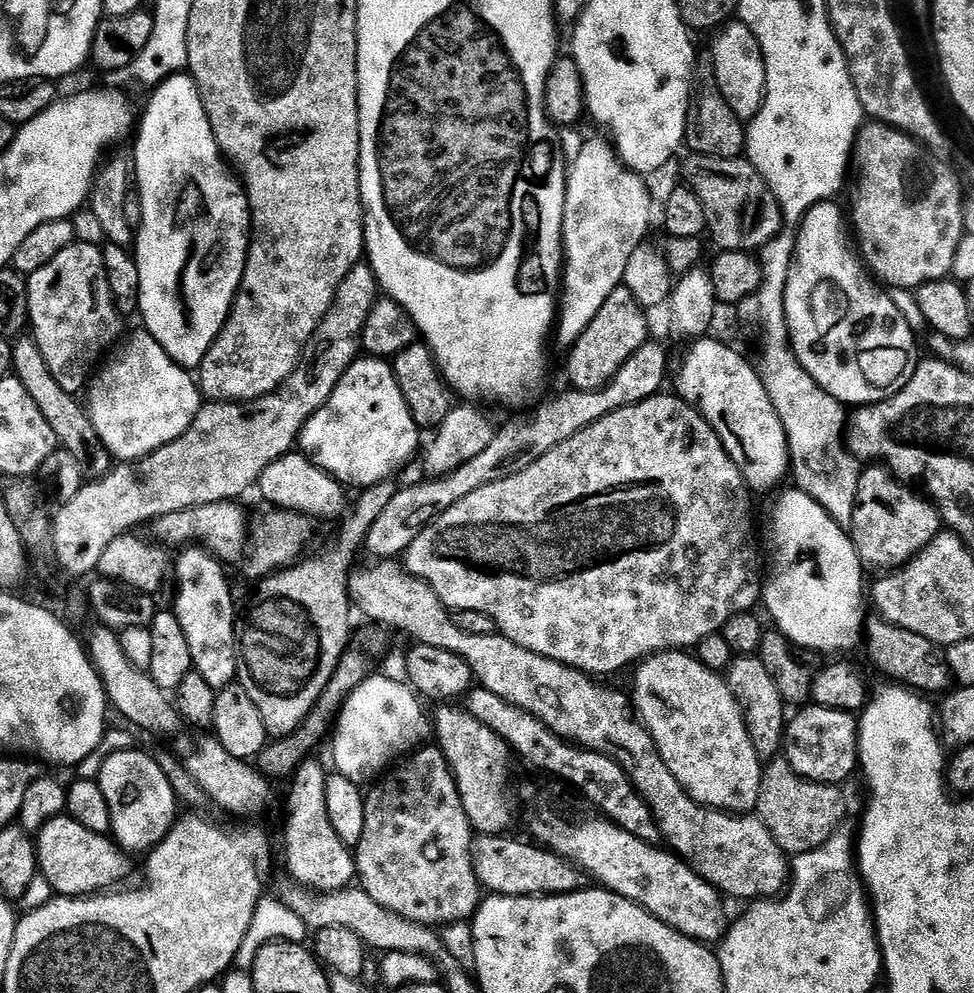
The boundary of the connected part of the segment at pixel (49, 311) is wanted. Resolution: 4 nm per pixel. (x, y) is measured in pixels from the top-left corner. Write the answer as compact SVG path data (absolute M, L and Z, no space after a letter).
M74 243L27 280L26 320L30 328L32 324L31 339L42 350L42 358L46 358L58 386L73 394L83 393L97 367L96 359L121 339L122 316L116 311L116 300L106 278L103 251L94 244Z

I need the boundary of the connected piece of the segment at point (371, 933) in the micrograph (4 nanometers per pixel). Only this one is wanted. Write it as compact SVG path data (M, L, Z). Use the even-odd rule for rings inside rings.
M286 878L280 884L278 898L287 908L294 910L294 914L298 914L298 918L302 918L302 922L306 922L309 929L346 926L346 930L354 930L354 934L362 938L365 946L369 949L377 948L380 954L414 952L417 955L437 958L436 956L440 955L443 957L446 952L441 933L435 927L410 922L402 918L402 914L394 914L394 910L386 910L386 906L378 906L378 902L374 902L374 898L370 898L370 894L366 894L359 886L339 888L337 892L321 892L307 884Z

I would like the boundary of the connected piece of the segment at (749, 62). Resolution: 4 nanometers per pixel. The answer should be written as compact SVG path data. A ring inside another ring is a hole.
M728 22L715 33L712 40L712 72L716 75L715 87L720 96L726 98L730 110L739 120L751 122L760 113L766 90L766 66L764 55L745 24Z

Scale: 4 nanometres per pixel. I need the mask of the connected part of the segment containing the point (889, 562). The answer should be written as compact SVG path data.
M868 466L861 471L850 529L852 545L858 550L861 564L869 569L899 570L909 564L935 536L940 535L942 521L935 504L912 492L915 491L883 466Z

